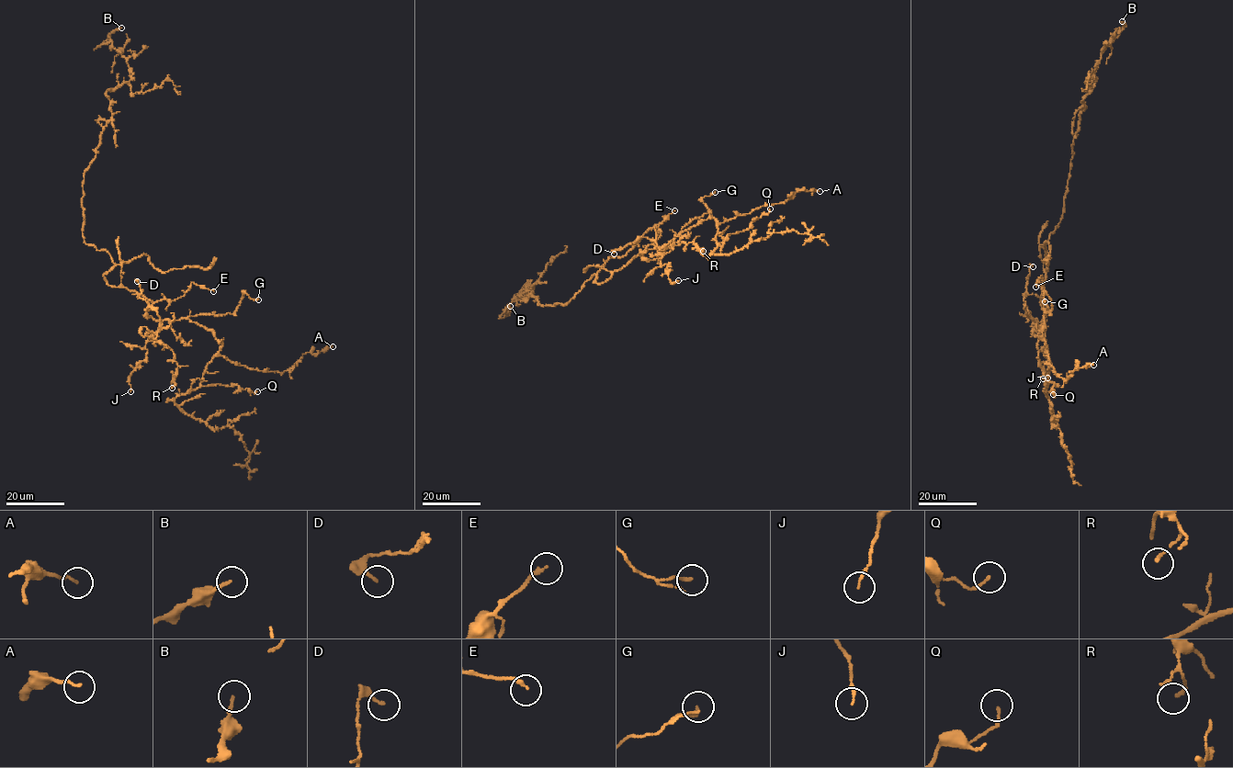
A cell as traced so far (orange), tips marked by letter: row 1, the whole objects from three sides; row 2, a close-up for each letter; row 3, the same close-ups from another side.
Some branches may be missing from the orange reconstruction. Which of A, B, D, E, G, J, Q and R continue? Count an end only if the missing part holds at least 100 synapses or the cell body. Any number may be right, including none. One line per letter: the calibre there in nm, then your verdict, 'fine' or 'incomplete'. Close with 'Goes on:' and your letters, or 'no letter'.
A: calibre 120 nm; fine
B: calibre 150 nm; fine
D: calibre 220 nm; fine
E: calibre 170 nm; fine
G: calibre 140 nm; fine
J: calibre 110 nm; fine
Q: calibre 110 nm; fine
R: calibre 130 nm; fine
Goes on: no letter

